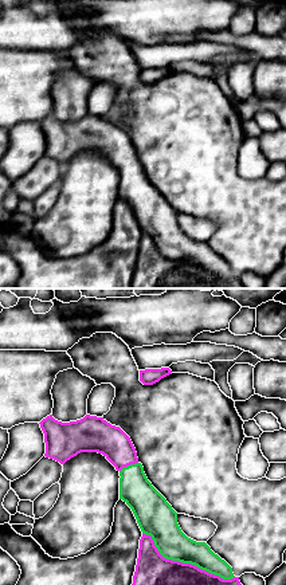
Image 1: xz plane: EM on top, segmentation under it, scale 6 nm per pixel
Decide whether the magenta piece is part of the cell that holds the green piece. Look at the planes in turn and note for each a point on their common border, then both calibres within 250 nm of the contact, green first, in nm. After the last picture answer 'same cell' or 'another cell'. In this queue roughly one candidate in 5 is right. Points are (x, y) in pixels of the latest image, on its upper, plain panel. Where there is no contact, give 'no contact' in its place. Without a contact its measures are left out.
contact (185, 262); calibres 190 and 360 nm

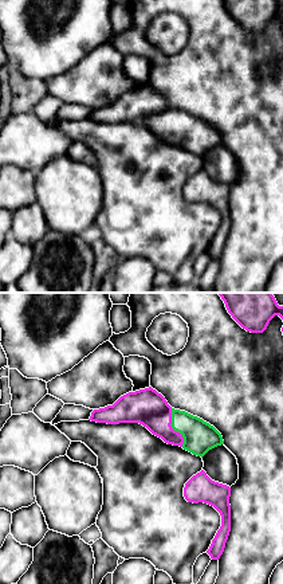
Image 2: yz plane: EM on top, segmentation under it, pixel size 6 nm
contact (173, 128); calibres 190 and 220 nm

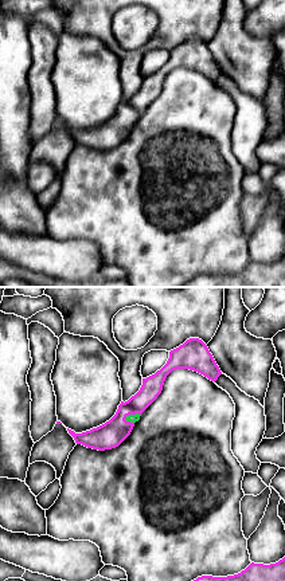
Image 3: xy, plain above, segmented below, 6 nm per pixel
contact (132, 114); calibres 50 and 160 nm

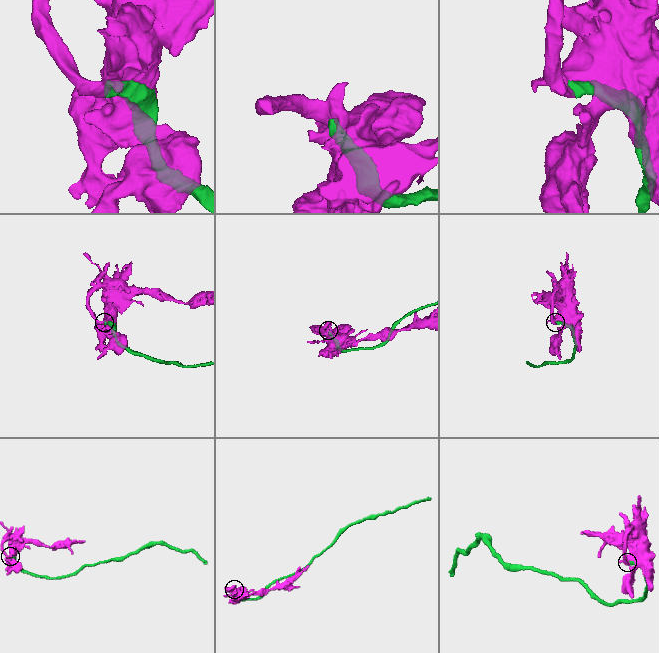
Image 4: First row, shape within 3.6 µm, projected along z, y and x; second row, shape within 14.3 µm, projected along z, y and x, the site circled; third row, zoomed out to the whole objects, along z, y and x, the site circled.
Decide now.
same cell

